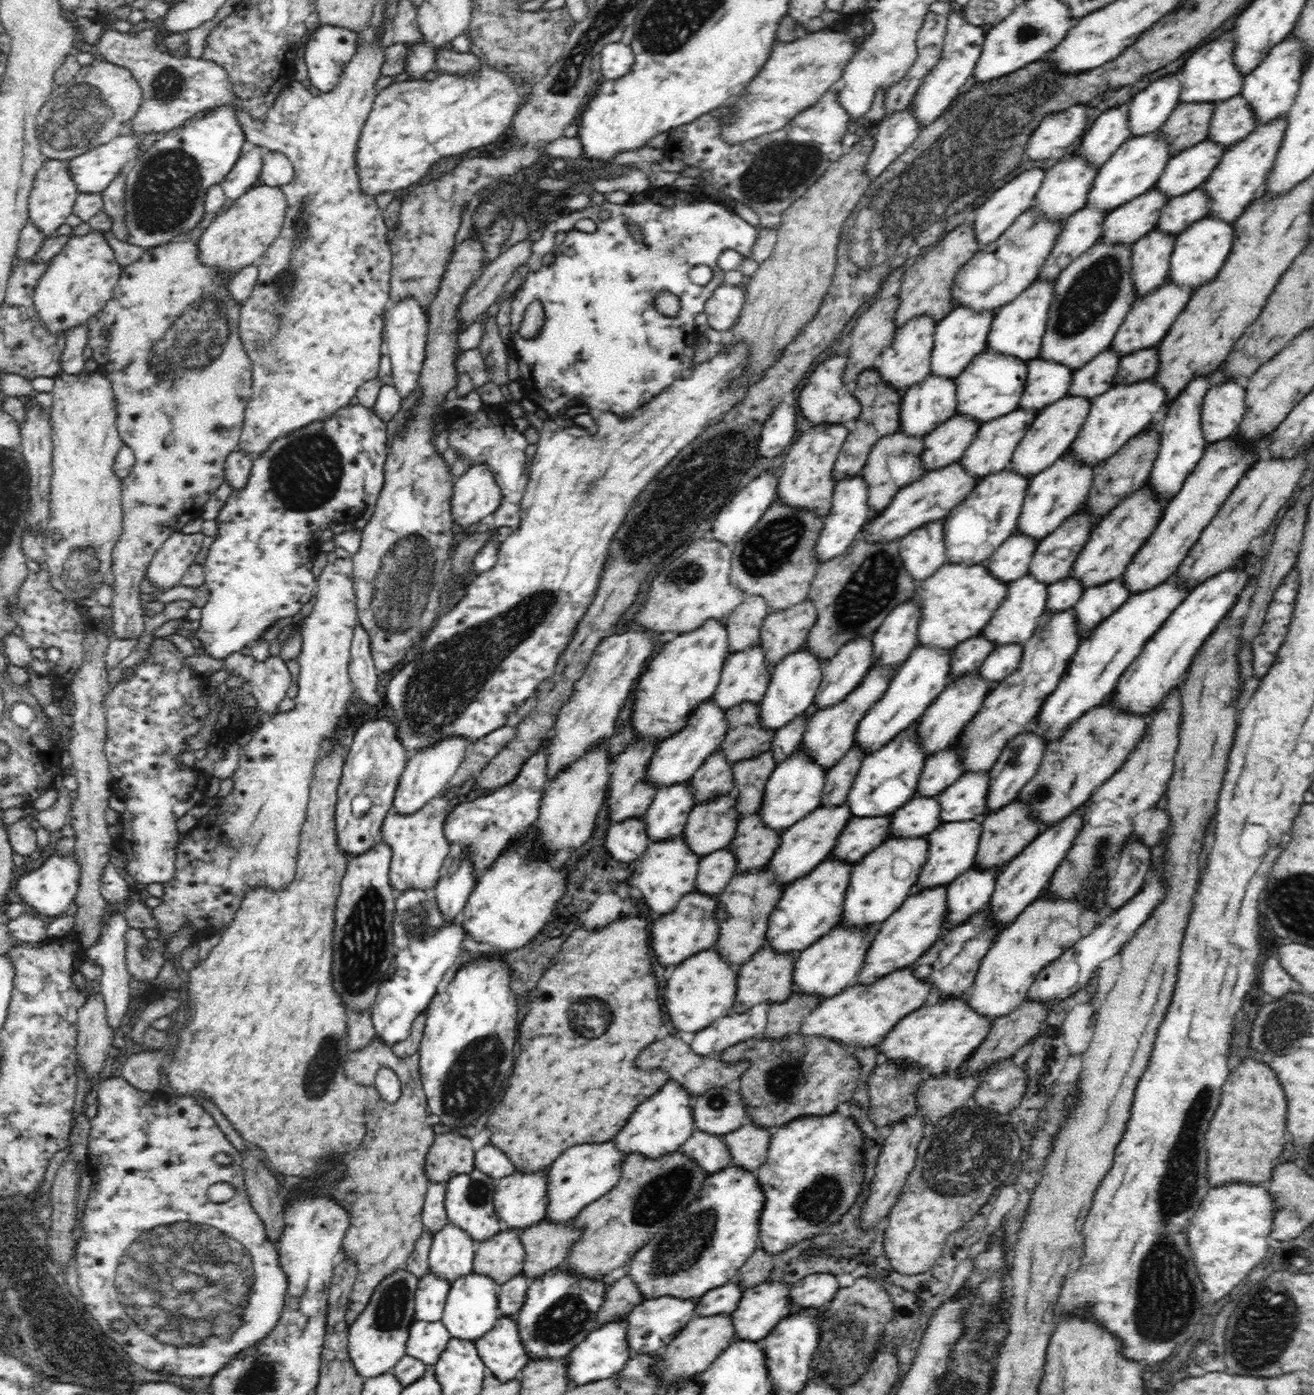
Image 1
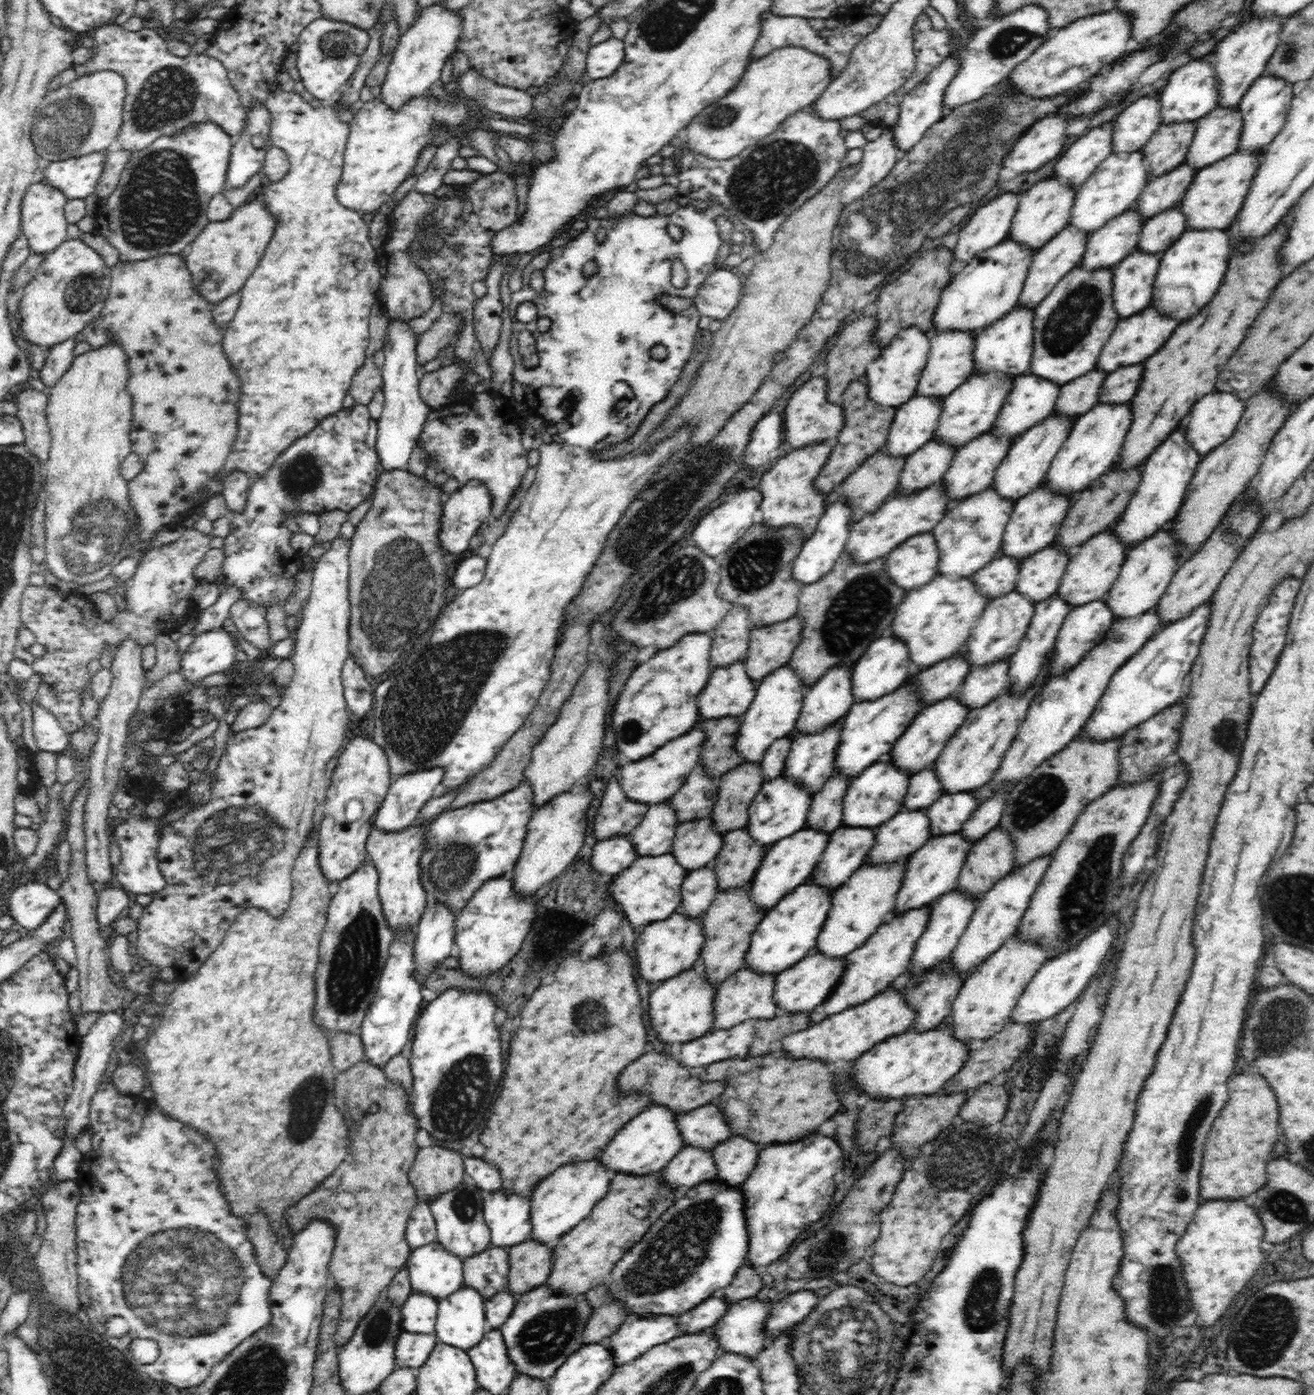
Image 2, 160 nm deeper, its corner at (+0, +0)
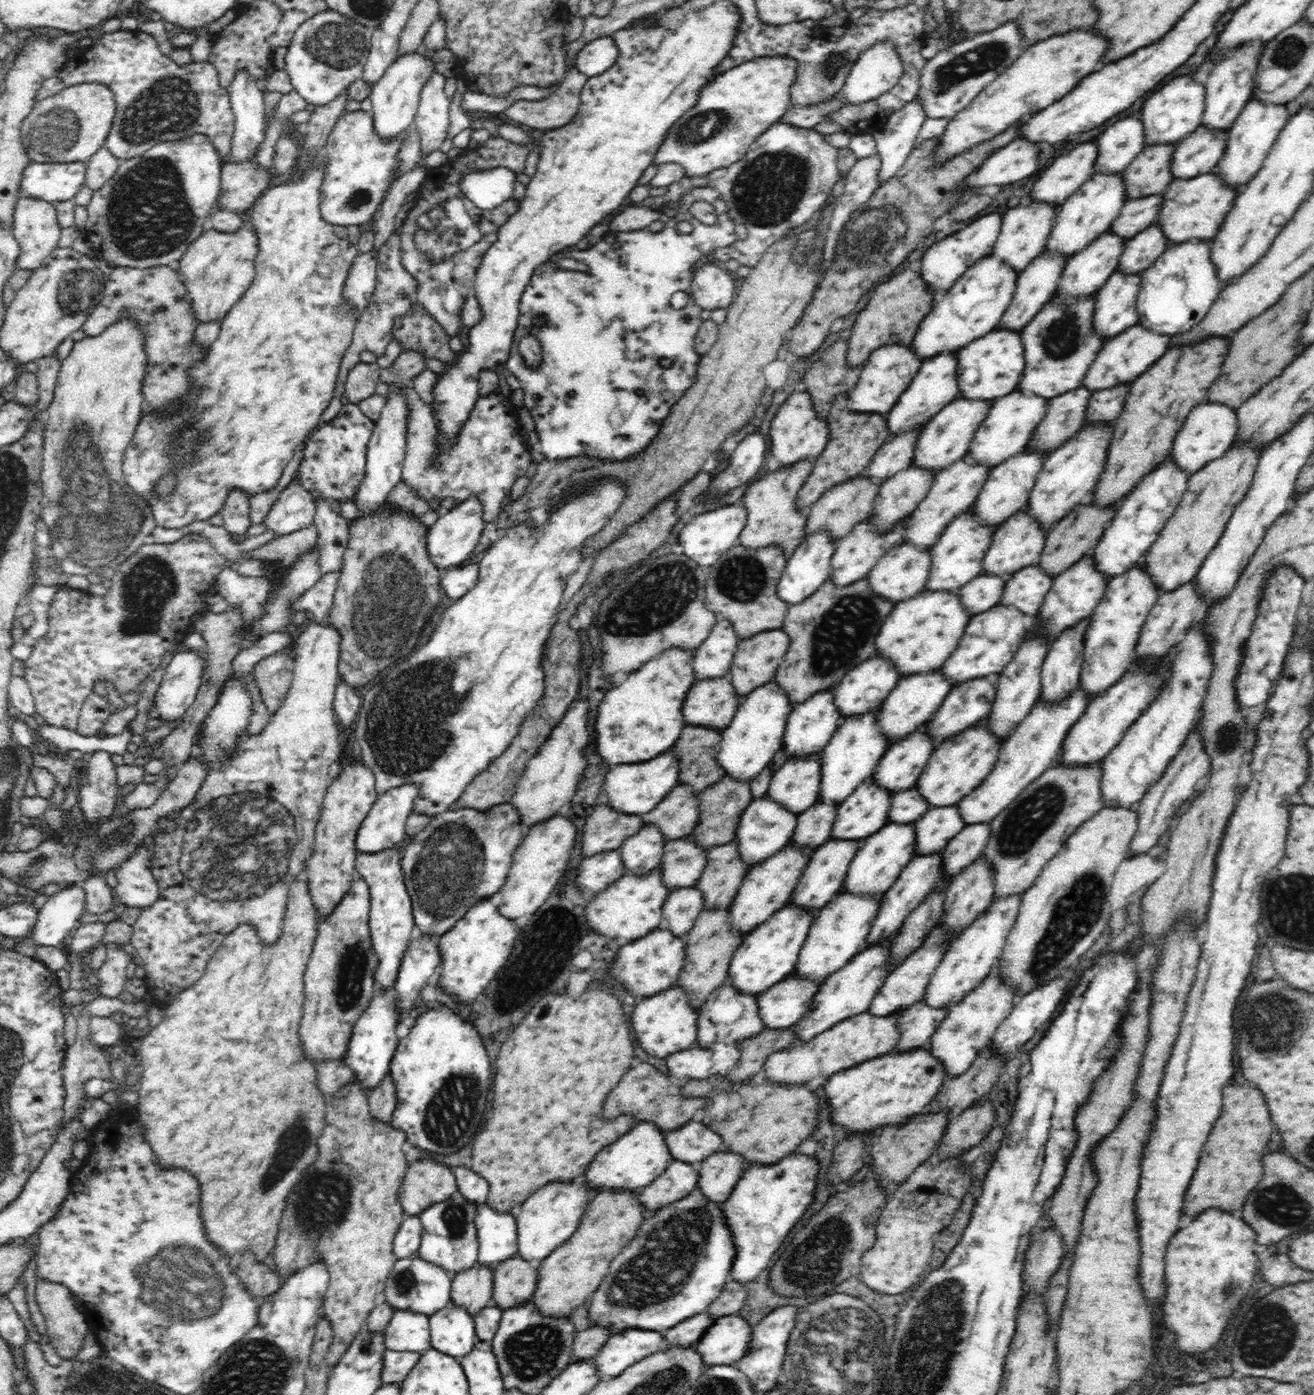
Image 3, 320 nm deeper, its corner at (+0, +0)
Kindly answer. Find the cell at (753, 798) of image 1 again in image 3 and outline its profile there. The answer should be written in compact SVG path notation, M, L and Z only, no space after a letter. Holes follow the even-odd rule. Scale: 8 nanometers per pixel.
M725 775L716 783L708 786L698 794L699 819L691 832L691 838L700 848L710 849L715 845L728 844L735 838L736 829L744 809L752 802L751 785L743 779Z

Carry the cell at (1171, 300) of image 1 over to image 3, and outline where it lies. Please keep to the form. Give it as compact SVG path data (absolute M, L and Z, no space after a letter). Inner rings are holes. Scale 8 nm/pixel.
M1142 323L1130 326L1122 334L1116 334L1114 338L1108 338L1103 342L1081 384L1092 393L1114 388L1118 384L1131 384L1168 350L1170 342L1170 334L1158 334L1154 330L1148 330Z

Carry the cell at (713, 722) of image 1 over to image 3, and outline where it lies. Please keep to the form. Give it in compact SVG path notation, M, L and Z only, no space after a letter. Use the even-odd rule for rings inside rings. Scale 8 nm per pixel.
M668 750L646 762L616 764L604 778L601 787L600 801L610 803L614 810L622 814L646 814L664 800L669 791L679 784L679 759L676 752Z

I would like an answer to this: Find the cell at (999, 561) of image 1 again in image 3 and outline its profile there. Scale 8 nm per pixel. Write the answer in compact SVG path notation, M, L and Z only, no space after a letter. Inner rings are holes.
M982 573L958 589L959 598L970 615L978 615L997 606L1006 584L1006 578Z

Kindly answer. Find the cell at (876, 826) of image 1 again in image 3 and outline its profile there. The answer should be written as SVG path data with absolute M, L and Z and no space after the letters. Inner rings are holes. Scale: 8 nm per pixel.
M830 838L822 846L814 849L811 861L808 862L807 868L803 870L803 876L799 878L799 884L796 885L794 892L791 894L789 903L795 903L804 910L811 910L816 914L825 904L832 901L840 892L850 861L854 858L856 851L859 849L860 840L836 840Z

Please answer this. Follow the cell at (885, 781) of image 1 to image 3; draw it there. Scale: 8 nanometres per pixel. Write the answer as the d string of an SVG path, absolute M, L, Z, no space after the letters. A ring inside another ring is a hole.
M873 779L864 780L853 794L838 804L831 838L862 841L872 836L888 823L891 796L889 790L879 788Z

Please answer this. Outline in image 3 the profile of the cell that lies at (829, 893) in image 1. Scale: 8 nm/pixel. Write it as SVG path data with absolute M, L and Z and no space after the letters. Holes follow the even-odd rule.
M787 903L781 907L766 922L743 936L742 944L730 962L727 983L742 994L759 995L794 974L794 969L799 964L800 950L807 940L814 918L814 912L795 906L795 903Z

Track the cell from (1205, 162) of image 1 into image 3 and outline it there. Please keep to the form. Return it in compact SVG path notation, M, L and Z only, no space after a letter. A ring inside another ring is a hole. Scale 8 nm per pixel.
M1163 194L1128 199L1119 216L1112 221L1109 230L1114 230L1120 238L1131 239L1138 232L1155 224L1162 205Z

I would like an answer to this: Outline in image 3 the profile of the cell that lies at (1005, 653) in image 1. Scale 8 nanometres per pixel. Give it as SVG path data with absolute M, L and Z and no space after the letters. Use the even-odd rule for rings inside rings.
M980 677L962 682L954 687L944 698L940 708L926 722L925 730L936 742L952 738L970 726L976 726L982 718L989 716L997 693L996 677Z

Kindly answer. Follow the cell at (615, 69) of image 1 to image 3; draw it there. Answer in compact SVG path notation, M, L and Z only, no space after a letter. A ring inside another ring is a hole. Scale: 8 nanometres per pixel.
M598 37L587 42L576 54L576 69L589 77L597 77L616 64L619 49L612 37Z

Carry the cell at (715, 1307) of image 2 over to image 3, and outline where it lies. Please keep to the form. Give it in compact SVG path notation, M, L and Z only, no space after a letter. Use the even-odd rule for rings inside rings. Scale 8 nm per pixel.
M700 1312L700 1314L692 1316L692 1318L686 1318L684 1322L676 1324L676 1326L668 1328L668 1330L664 1332L665 1339L669 1347L693 1346L714 1323L715 1321L713 1319L708 1318Z

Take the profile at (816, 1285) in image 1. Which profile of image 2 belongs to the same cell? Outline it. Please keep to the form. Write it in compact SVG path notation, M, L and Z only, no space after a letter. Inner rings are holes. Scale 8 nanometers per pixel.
M796 1290L773 1303L770 1316L766 1320L767 1336L772 1339L787 1332L804 1320L819 1304L819 1300L814 1291Z

